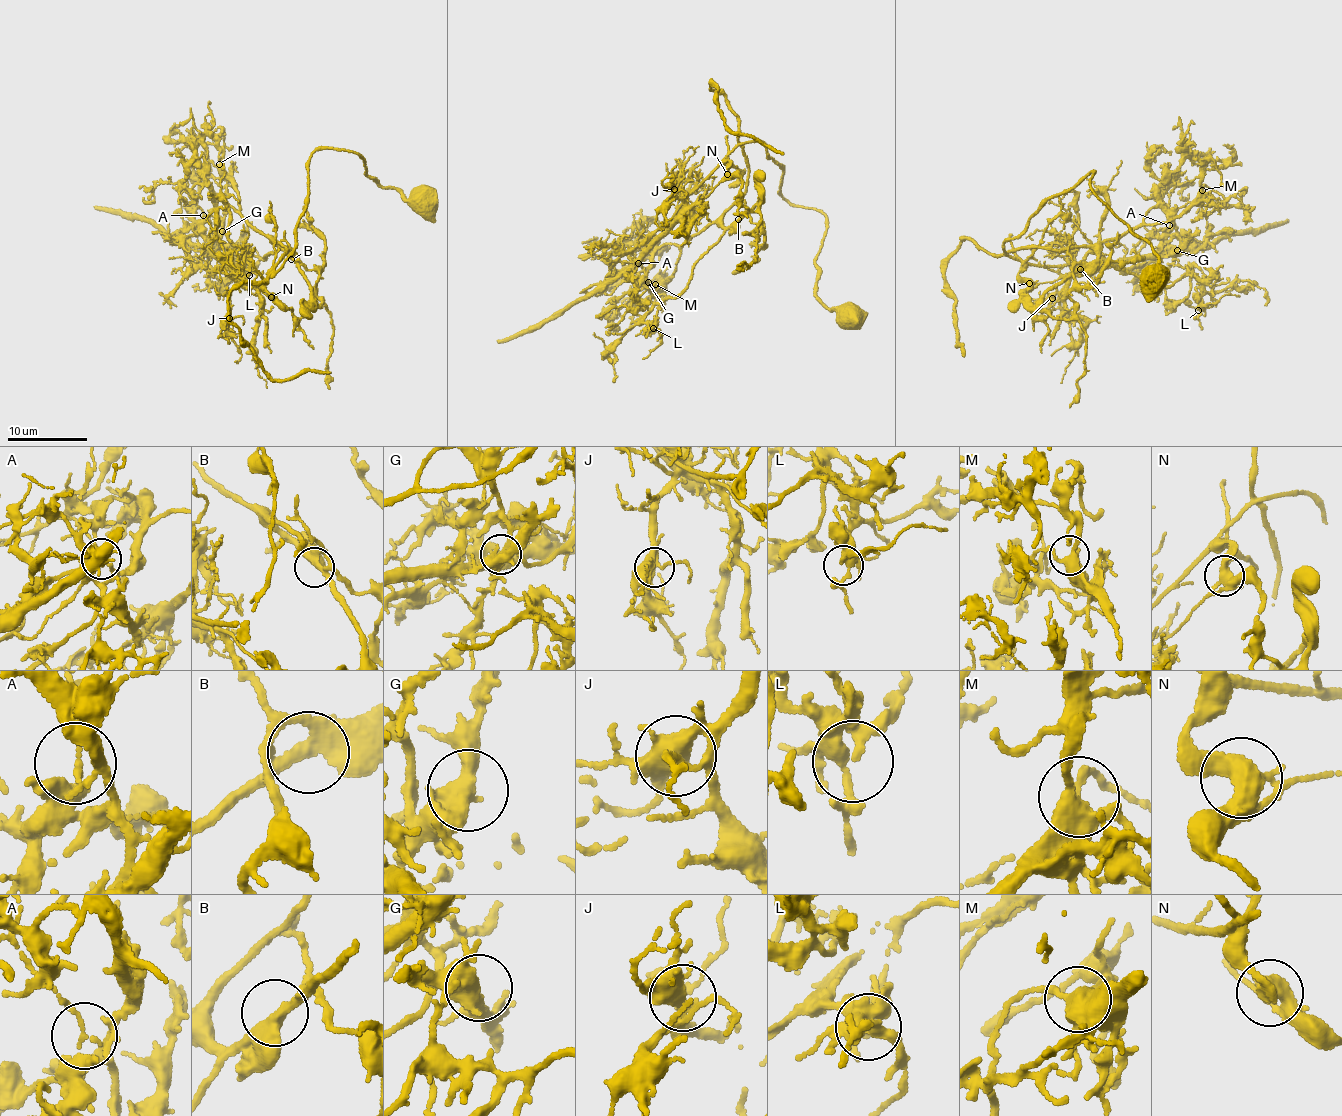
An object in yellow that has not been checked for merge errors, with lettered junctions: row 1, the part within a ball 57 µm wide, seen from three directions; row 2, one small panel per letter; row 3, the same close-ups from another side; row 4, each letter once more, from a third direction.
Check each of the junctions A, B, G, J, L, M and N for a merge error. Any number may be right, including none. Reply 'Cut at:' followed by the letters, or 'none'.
Cut at: N

